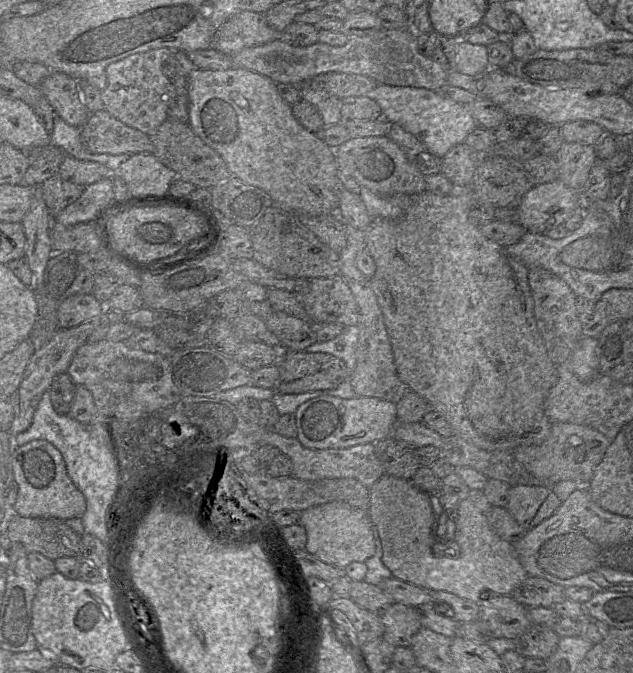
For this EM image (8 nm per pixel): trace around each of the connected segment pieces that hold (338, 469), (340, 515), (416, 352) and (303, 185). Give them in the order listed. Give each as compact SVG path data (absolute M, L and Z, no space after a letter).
M272 430L263 434L260 445L278 448L291 460L292 476L304 481L353 478L369 488L385 474L376 456L374 443L359 444L349 448L313 450L303 447L297 438L285 438Z
M328 502L303 510L299 523L307 534L305 550L327 564L344 569L352 562L366 562L375 554L372 522L367 510L345 502Z
M429 190L410 195L411 205L397 220L378 218L364 231L365 249L376 264L370 286L381 308L384 323L393 349L399 379L412 391L423 397L430 409L441 412L454 432L473 442L476 446L492 451L511 450L521 445L540 445L550 434L552 421L544 412L544 401L558 379L557 366L547 355L544 341L537 328L533 312L533 297L528 283L528 268L510 256L505 247L486 238L479 228L472 225L467 215L467 199L449 194L439 195Z
M196 68L188 75L188 124L202 141L224 160L231 176L265 191L274 205L290 213L310 216L338 215L340 181L334 153L317 133L304 128L293 116L291 105L278 94L276 83L246 68L227 70Z

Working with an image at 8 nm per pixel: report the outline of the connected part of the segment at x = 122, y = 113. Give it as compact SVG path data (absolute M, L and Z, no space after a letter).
M167 48L135 53L121 60L110 63L106 69L107 85L100 92L104 110L129 127L151 135L167 118L168 110L176 99L176 89L164 75L162 65L173 51Z

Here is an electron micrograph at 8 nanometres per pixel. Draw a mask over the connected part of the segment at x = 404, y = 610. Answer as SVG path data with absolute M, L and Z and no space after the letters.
M394 602L381 617L384 639L395 647L411 647L413 637L422 628L416 608Z

